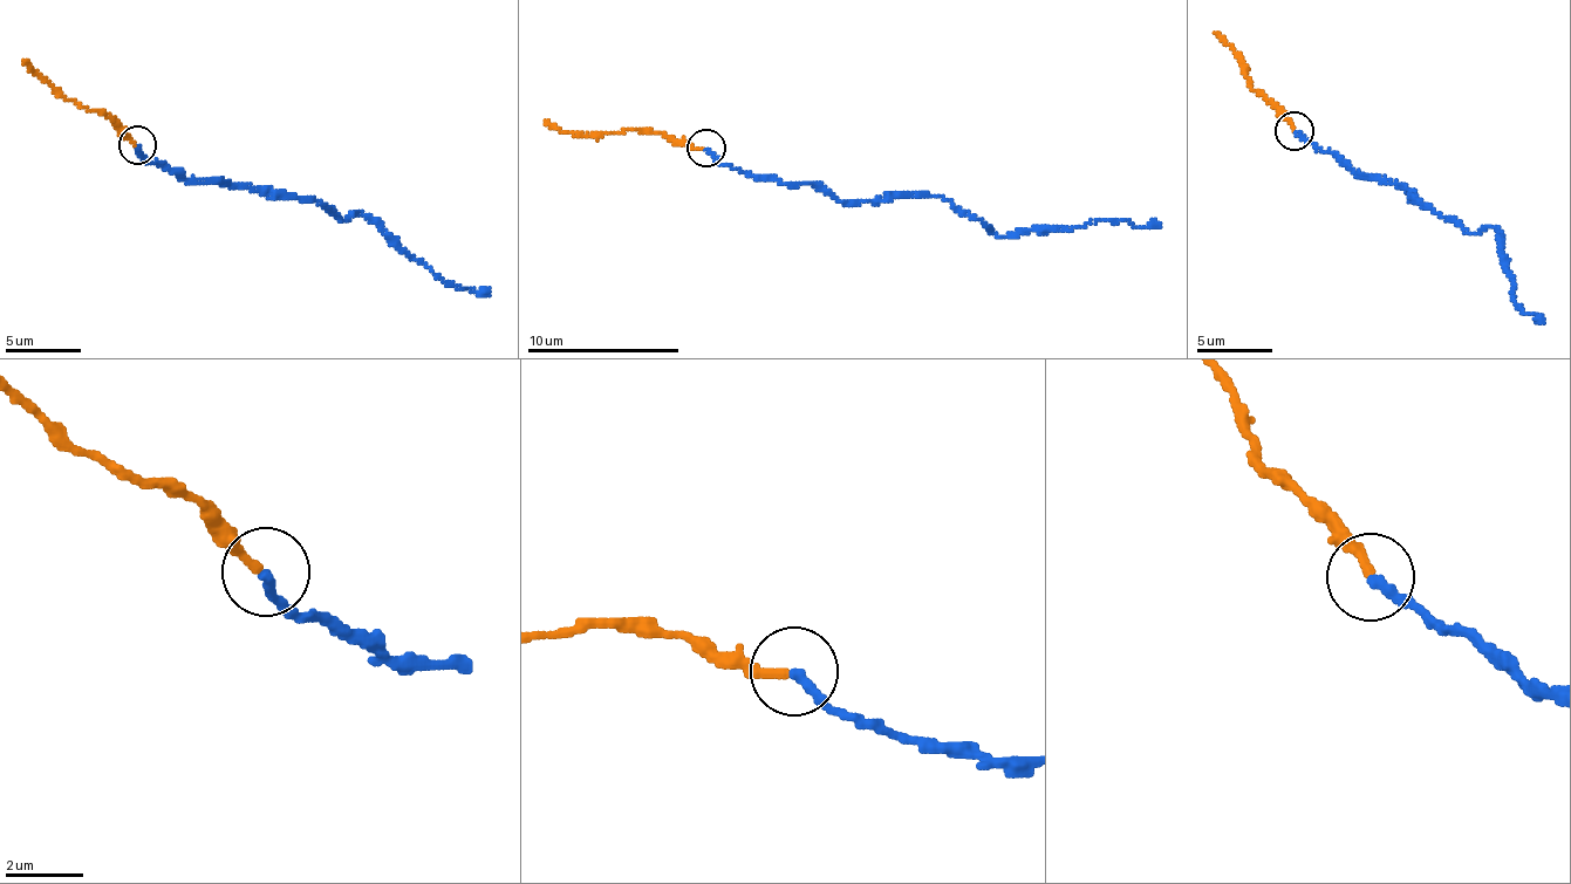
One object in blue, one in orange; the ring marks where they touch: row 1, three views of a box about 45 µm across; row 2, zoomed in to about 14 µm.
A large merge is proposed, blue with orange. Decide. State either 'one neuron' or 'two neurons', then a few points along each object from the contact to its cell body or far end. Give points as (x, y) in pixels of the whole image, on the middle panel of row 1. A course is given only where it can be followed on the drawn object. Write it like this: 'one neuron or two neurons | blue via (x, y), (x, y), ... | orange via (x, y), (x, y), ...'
one neuron | blue via (708, 149), (723, 164), (785, 183), (820, 183), (840, 201), (937, 196), (1008, 237), (1108, 219), (1156, 223) | orange via (704, 149), (675, 144), (660, 132), (560, 132), (545, 121)

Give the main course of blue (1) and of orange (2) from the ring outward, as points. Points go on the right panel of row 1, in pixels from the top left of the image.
1: (1296, 131), (1344, 160), (1356, 173), (1397, 184), (1469, 233), (1500, 231), (1516, 305), (1538, 319), (1541, 315)
2: (1293, 131), (1281, 111), (1245, 77), (1229, 45), (1215, 33)

